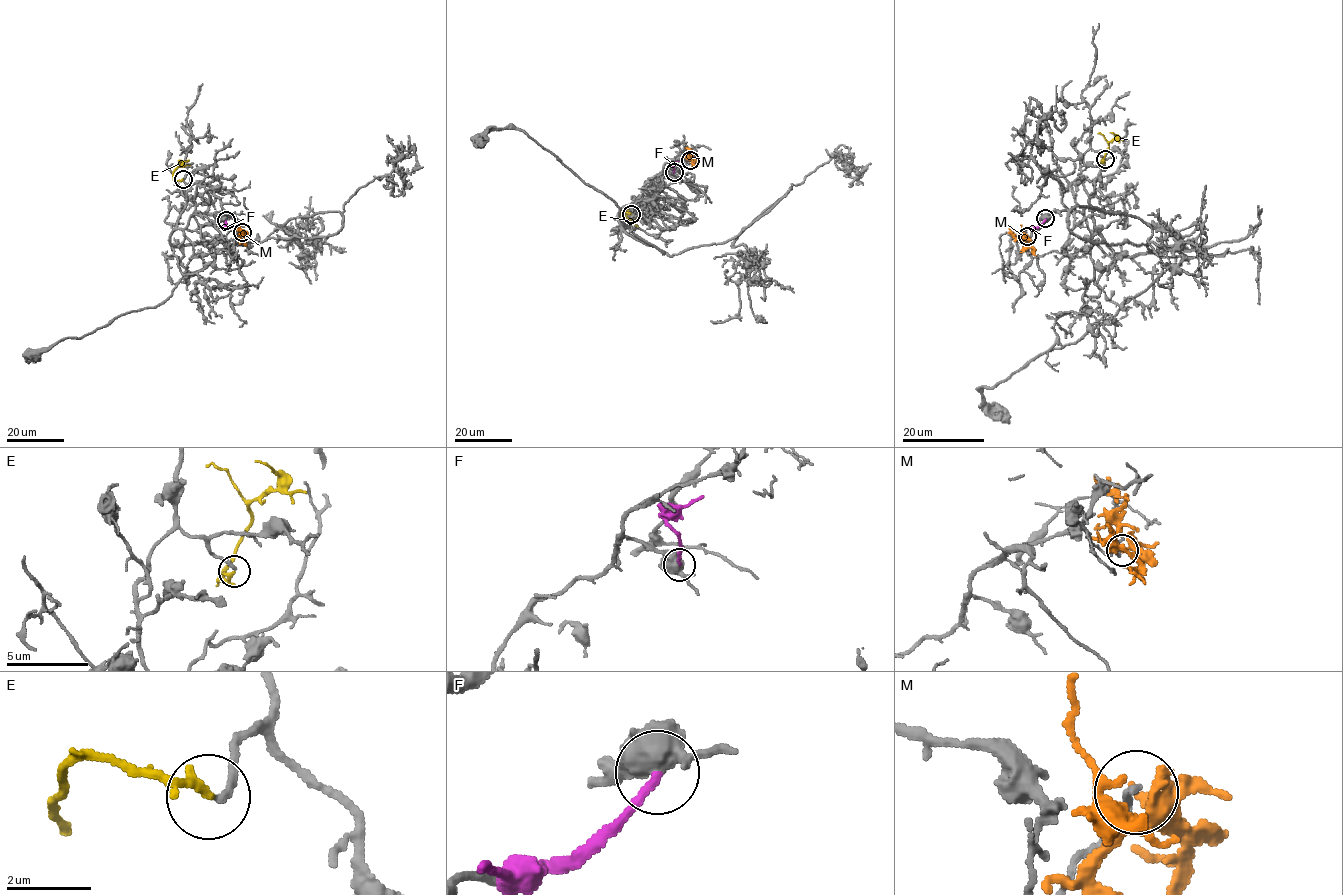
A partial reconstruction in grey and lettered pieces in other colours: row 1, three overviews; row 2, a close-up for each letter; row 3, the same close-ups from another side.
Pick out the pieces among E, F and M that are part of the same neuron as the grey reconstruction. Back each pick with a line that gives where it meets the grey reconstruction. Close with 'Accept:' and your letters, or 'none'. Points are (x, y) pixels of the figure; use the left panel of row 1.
E: meets grey at (183, 179)
Accept: E

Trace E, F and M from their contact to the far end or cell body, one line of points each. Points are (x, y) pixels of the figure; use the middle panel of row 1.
E: (631, 214), (623, 211), (620, 215), (630, 221), (637, 217)
F: (674, 173), (672, 165), (678, 161)
M: (690, 160), (691, 151), (687, 147)

